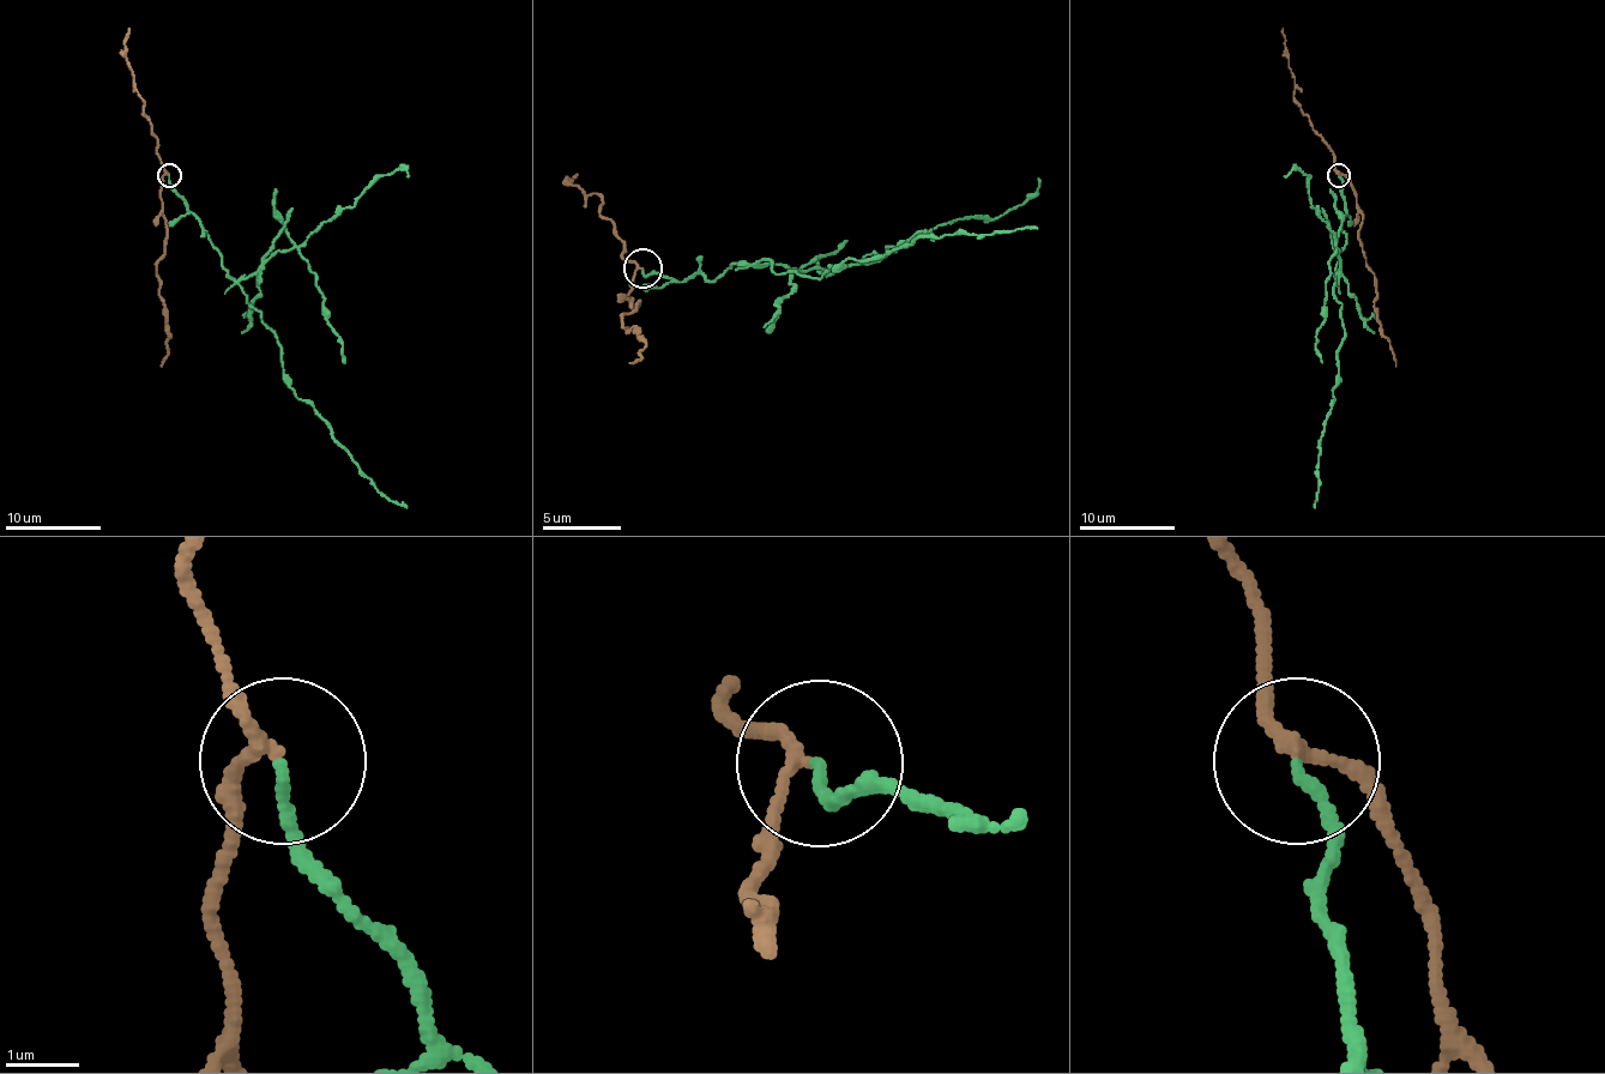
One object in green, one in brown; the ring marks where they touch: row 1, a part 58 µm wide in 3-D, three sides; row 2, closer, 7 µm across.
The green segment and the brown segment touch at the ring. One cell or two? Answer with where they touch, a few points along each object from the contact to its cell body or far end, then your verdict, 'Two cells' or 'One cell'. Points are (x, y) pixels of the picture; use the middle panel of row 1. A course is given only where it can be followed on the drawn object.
Place: (643, 269). Course of green: (644, 267), (644, 275), (714, 279), (762, 259), (778, 275), (818, 279), (830, 267), (907, 243), (1038, 228). Course of brown: (644, 267), (628, 295), (635, 307), (640, 302), (623, 314), (644, 347), (640, 357), (628, 362). Two cells

